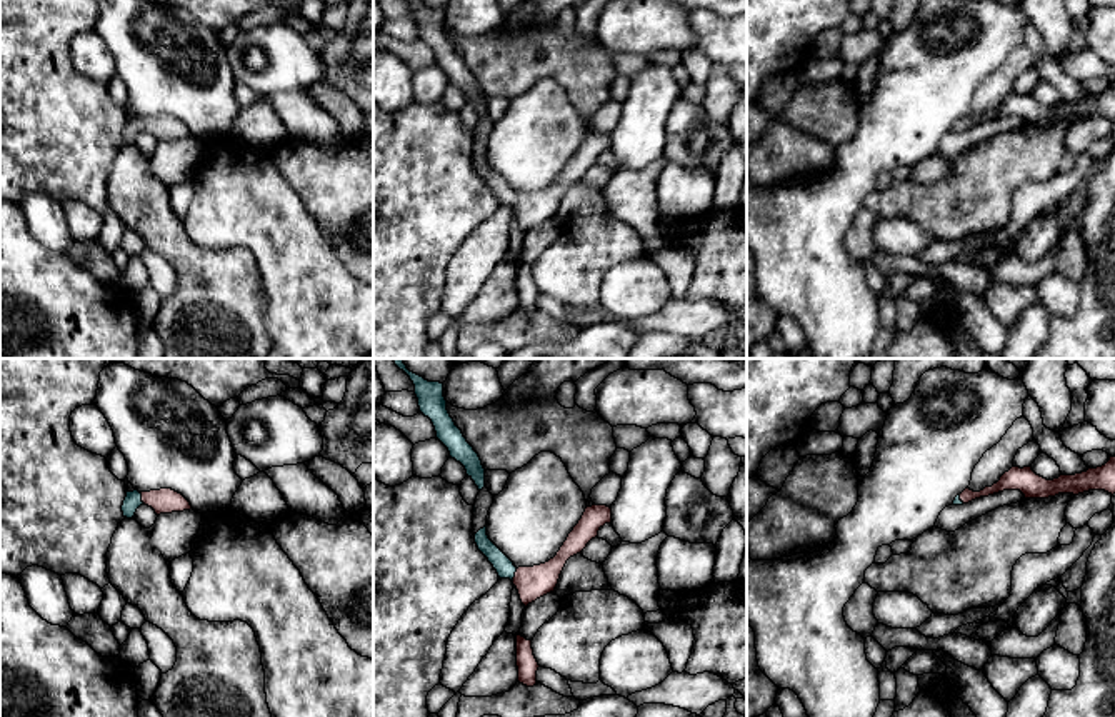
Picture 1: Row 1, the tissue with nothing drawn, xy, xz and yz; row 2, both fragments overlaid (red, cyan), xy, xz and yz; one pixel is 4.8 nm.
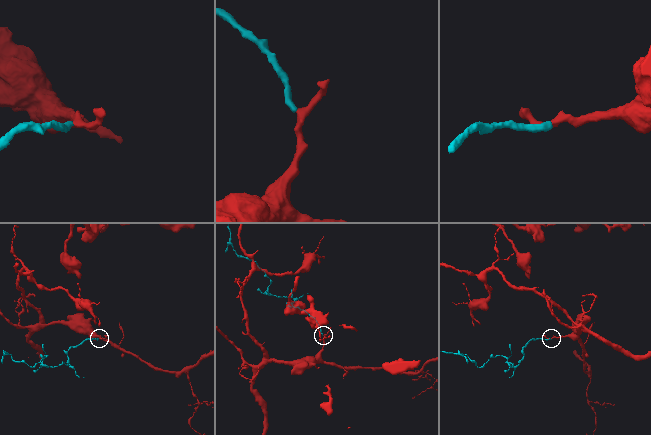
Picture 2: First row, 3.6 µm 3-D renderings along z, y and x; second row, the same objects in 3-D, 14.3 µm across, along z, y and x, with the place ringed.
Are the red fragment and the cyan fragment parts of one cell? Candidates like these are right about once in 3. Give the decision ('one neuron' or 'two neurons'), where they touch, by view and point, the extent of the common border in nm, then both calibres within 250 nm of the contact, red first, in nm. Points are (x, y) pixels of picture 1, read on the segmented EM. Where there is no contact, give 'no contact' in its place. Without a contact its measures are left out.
one neuron | xz (515, 576) | 70 nm | 160/90 nm

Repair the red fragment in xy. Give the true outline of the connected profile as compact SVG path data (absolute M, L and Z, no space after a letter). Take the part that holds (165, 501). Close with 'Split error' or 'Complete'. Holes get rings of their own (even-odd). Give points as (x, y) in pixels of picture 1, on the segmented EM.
M160 489L150 492L127 492L127 497L122 505L123 517L132 519L140 505L148 505L160 514L183 512L190 510L190 502L178 492L172 489Z. Split error

